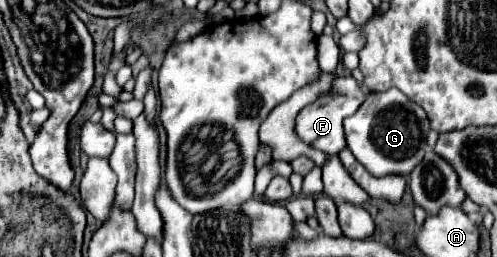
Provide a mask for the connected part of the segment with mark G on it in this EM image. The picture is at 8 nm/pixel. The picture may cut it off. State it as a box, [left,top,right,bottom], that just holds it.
[343,89,429,175]

